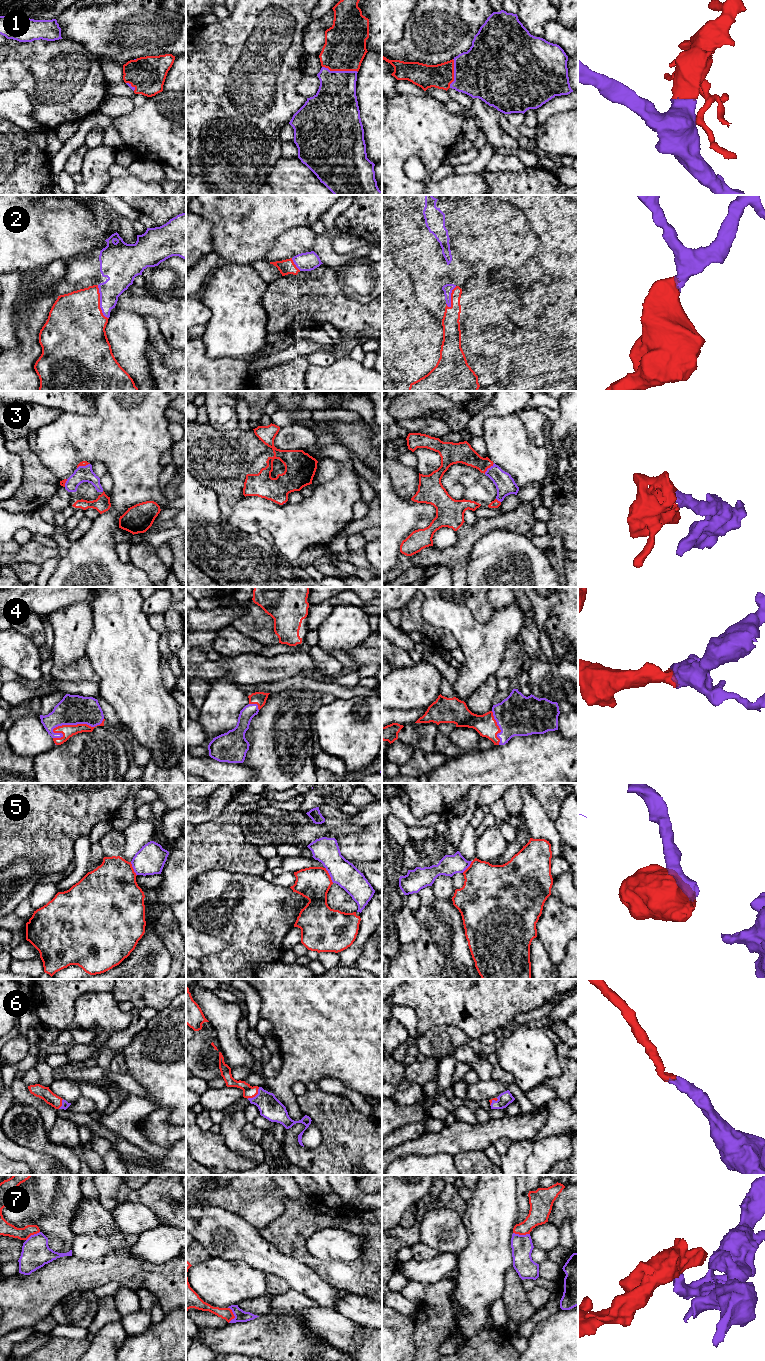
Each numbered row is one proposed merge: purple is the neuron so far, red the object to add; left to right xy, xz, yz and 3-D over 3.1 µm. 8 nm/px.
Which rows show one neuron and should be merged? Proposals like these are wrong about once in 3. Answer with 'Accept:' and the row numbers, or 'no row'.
Accept: 1, 2, 3, 4, 5, 6

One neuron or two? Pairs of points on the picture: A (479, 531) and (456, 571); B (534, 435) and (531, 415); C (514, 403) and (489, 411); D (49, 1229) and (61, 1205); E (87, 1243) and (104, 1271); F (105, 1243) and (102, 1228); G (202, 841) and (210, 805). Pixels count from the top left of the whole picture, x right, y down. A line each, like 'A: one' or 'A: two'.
A: one
B: one
C: one
D: one
E: two
F: two
G: two

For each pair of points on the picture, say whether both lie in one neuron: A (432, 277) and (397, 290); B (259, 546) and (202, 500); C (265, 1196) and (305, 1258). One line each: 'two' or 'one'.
A: two
B: one
C: two

